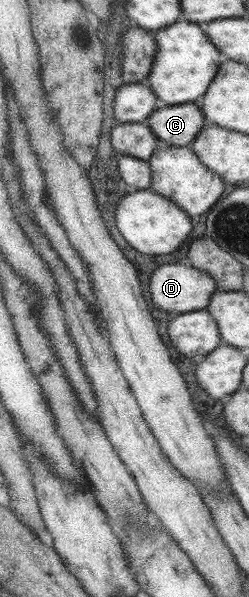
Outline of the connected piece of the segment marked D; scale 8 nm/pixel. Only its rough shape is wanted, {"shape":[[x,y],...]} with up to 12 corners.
{"shape":[[162,264],[149,278],[156,308],[202,310],[216,290],[207,272]]}

